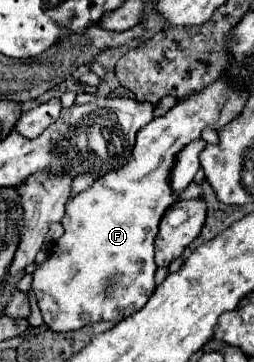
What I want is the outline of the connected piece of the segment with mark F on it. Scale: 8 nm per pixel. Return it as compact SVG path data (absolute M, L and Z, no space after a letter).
M222 74L204 90L178 100L176 106L170 108L164 116L154 118L144 128L140 128L136 134L132 160L122 170L112 170L110 174L98 178L88 190L76 194L66 204L66 214L60 220L64 226L64 234L56 240L56 246L52 248L50 256L38 266L32 282L32 290L36 294L42 318L50 330L70 332L102 320L120 322L132 316L138 308L142 308L148 302L152 290L156 288L154 238L158 234L158 222L162 214L176 202L168 186L174 154L178 154L180 146L186 146L186 142L198 138L204 128L216 126L220 122L222 110L226 108L228 100L232 100L236 94L234 86L228 80L230 78Z

